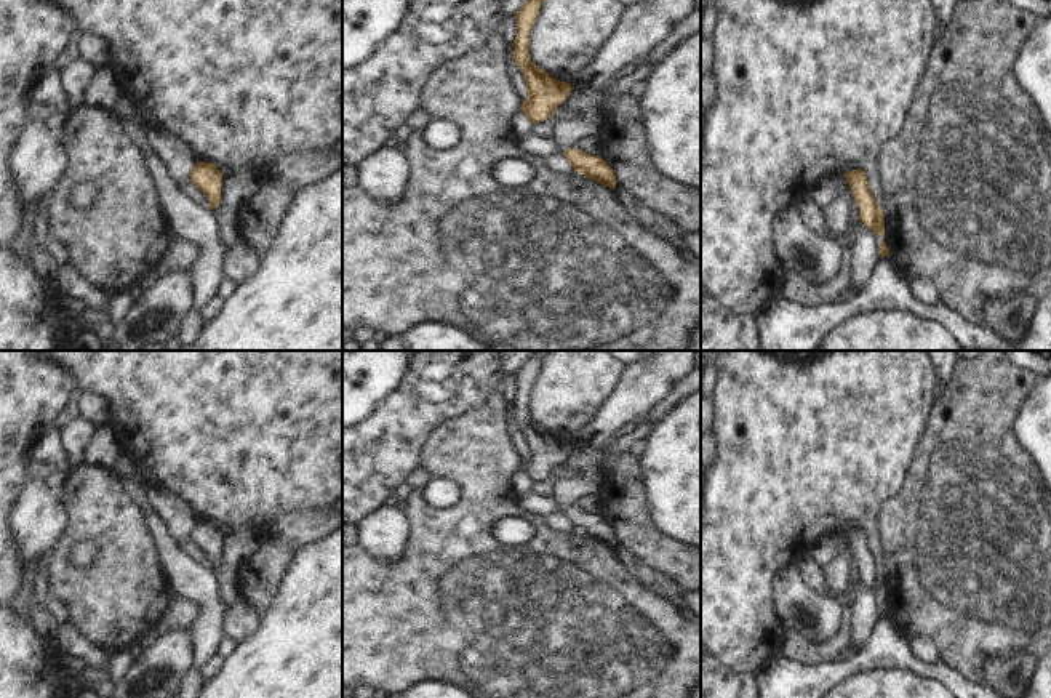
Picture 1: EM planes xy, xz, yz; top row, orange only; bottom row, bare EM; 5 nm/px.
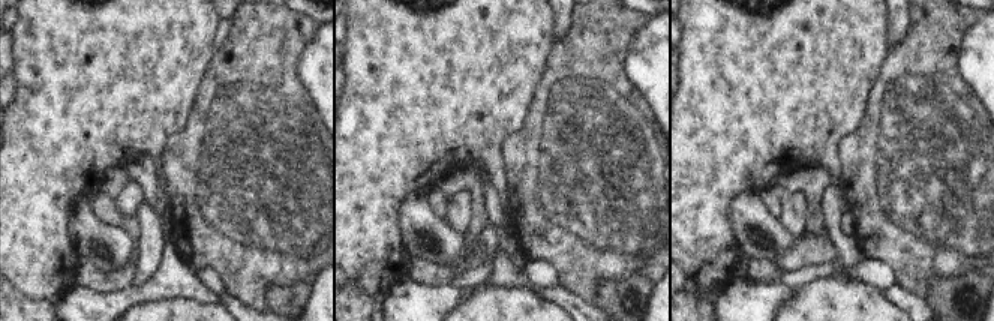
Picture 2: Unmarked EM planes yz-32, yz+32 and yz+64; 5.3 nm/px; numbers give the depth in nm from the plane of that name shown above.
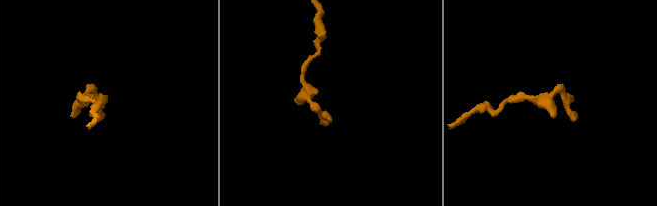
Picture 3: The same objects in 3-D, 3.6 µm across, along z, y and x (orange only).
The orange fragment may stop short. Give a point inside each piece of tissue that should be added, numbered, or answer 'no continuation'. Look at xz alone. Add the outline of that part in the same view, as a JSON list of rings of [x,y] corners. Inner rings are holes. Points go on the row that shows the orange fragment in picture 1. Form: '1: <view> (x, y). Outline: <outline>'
no continuation.

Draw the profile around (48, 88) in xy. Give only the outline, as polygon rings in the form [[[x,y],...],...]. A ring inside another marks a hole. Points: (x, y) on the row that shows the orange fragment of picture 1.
[[[48,62],[32,85],[27,102],[38,101],[53,104],[56,110],[69,110],[69,99],[59,77],[59,67]]]

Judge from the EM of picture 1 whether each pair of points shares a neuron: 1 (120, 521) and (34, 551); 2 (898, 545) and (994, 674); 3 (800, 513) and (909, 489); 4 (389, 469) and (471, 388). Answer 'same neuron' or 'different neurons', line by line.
1: different neurons
2: different neurons
3: different neurons
4: same neuron

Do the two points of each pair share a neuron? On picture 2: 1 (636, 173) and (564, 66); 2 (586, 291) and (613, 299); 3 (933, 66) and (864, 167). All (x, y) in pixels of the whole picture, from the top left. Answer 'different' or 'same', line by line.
1: same
2: different
3: same

